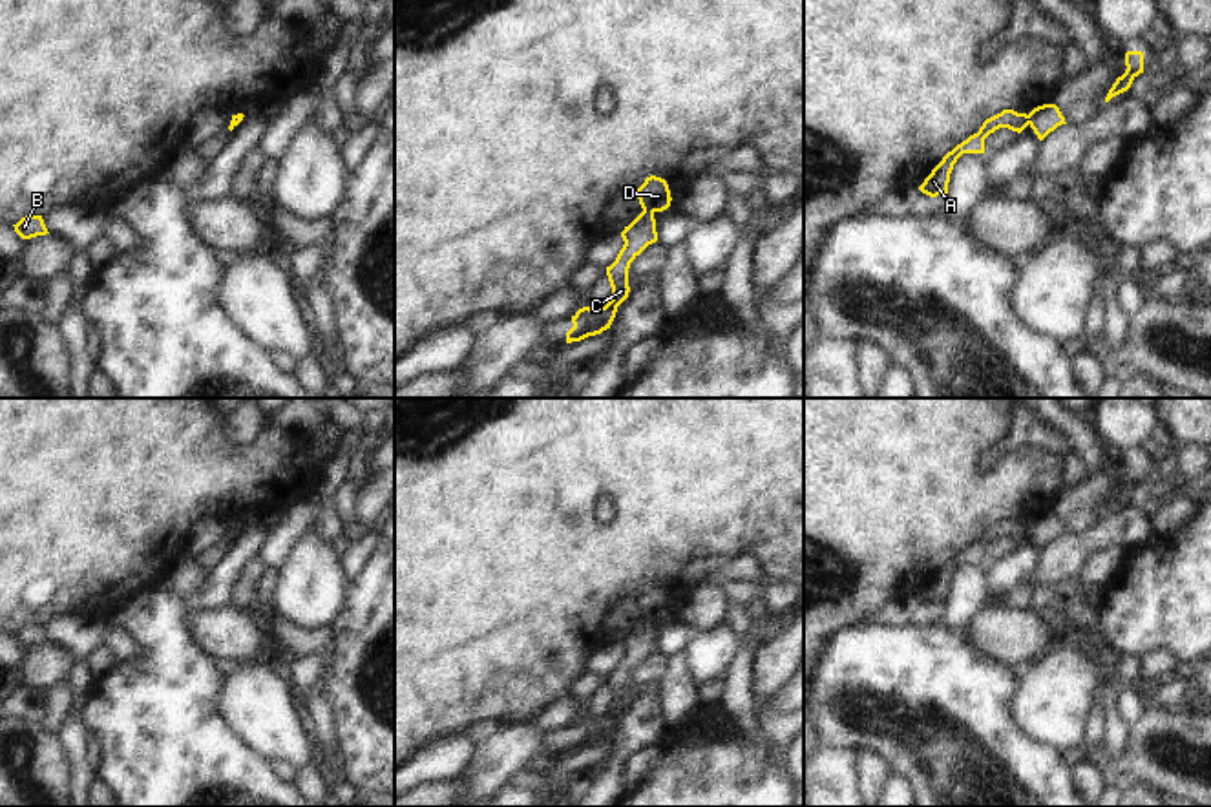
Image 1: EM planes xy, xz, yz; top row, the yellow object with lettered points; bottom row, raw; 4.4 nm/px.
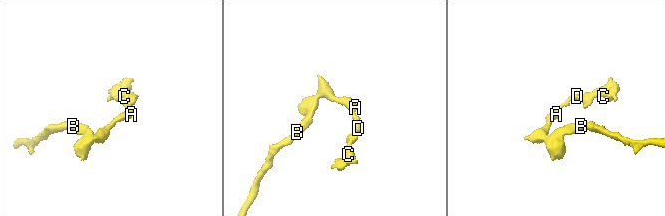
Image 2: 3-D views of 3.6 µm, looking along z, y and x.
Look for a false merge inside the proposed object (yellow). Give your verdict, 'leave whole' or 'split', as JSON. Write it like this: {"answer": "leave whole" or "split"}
{"answer": "split"}

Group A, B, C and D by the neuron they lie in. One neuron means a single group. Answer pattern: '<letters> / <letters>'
A B D / C

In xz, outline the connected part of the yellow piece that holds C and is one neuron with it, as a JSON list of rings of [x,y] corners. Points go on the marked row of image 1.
[[[641,212],[621,232],[625,241],[616,261],[606,267],[606,276],[612,287],[612,299],[601,309],[583,307],[572,316],[574,327],[566,332],[566,343],[581,341],[588,336],[601,334],[610,329],[617,307],[628,298],[628,268],[630,263],[652,243],[658,241],[654,214]]]

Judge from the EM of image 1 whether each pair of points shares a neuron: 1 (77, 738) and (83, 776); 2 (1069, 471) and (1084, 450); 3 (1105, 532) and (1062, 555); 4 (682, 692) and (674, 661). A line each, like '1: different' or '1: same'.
1: same
2: different
3: same
4: same

